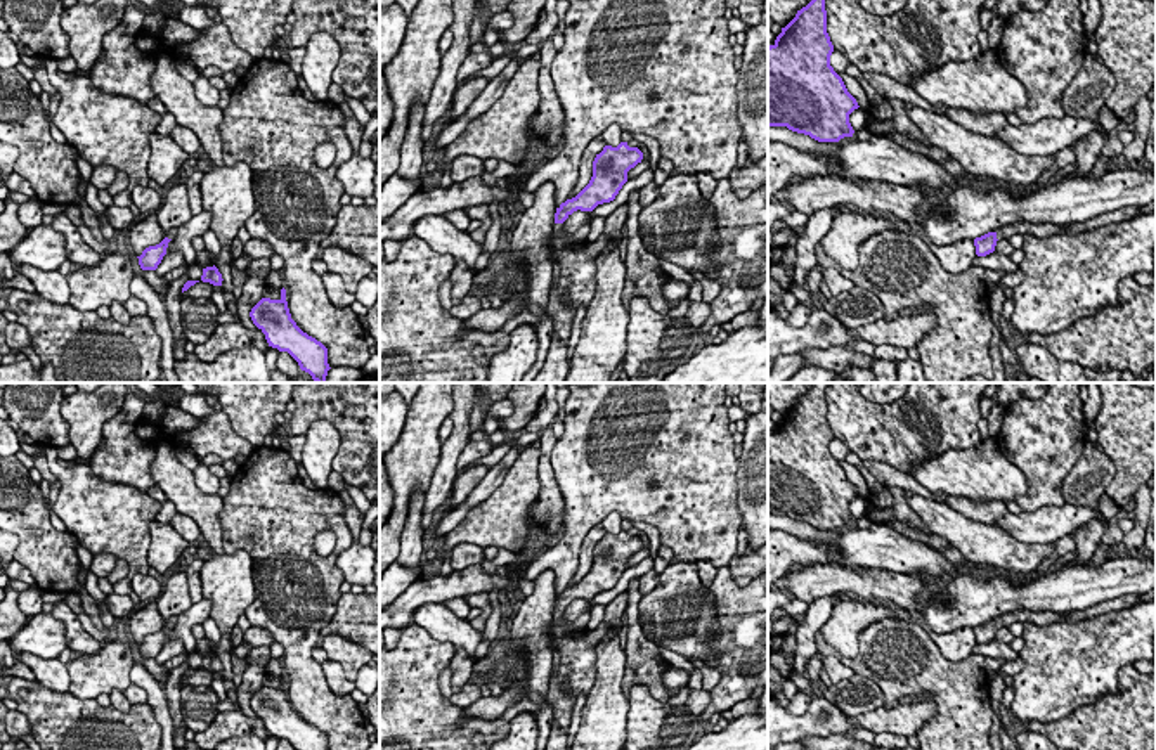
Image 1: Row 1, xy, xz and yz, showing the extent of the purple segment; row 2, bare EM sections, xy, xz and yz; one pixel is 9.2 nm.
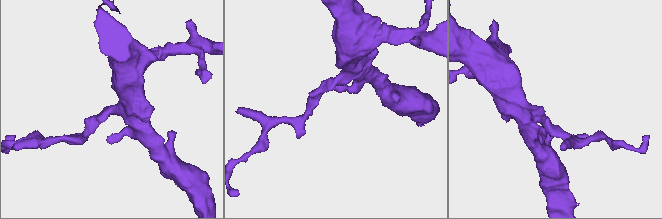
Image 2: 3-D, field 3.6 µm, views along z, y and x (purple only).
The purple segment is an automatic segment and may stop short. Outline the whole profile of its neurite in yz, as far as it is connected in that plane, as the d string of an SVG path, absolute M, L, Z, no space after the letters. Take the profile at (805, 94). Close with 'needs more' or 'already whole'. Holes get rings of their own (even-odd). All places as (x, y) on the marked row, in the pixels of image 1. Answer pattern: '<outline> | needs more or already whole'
M811 0L768 47L768 126L787 126L818 142L853 137L849 114L860 106L830 66L832 52L825 0Z | already whole

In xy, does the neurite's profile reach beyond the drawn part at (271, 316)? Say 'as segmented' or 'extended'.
as segmented

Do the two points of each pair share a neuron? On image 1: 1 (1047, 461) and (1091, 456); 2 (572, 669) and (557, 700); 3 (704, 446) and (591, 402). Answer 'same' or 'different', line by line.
1: different
2: same
3: same

